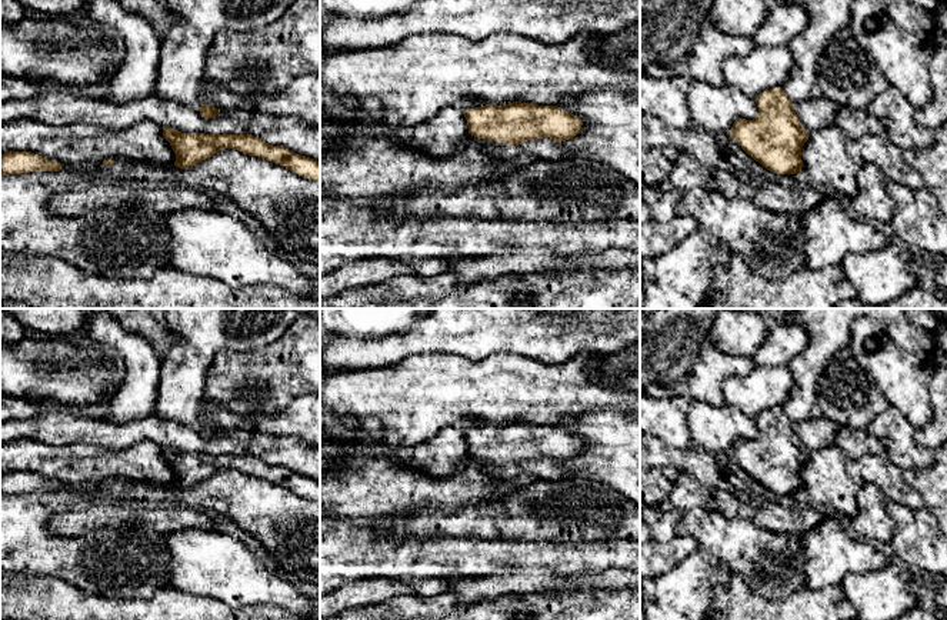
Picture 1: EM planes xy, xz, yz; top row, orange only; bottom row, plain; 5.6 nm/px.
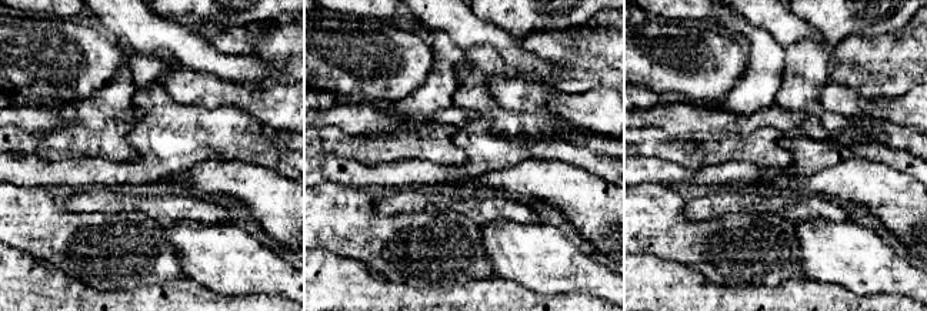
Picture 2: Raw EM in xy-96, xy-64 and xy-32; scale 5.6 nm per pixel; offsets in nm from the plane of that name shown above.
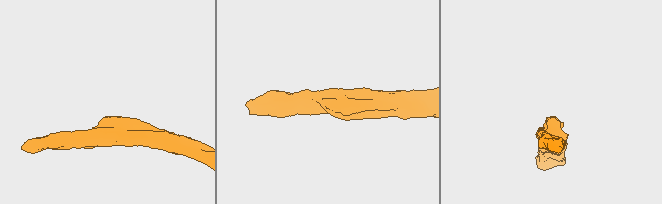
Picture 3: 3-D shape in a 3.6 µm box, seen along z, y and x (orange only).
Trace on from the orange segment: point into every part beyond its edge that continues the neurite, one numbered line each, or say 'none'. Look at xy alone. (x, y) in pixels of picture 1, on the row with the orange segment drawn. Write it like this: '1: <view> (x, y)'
1: xy (183, 49)

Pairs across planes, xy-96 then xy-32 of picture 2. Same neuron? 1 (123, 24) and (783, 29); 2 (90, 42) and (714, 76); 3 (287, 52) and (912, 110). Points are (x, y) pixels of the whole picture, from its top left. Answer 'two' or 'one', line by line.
1: one
2: one
3: two

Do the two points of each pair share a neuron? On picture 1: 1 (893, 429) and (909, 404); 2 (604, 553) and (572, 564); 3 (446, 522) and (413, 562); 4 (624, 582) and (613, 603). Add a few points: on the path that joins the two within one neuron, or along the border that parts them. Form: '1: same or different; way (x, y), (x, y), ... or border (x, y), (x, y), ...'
1: different; border (890, 404), (914, 430)
2: same; way (596, 557), (580, 559)
3: different; border (397, 539), (466, 539)
4: different; border (623, 589), (604, 589), (602, 592)

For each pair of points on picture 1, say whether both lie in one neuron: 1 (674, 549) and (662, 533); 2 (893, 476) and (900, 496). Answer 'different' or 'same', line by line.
1: different
2: same

